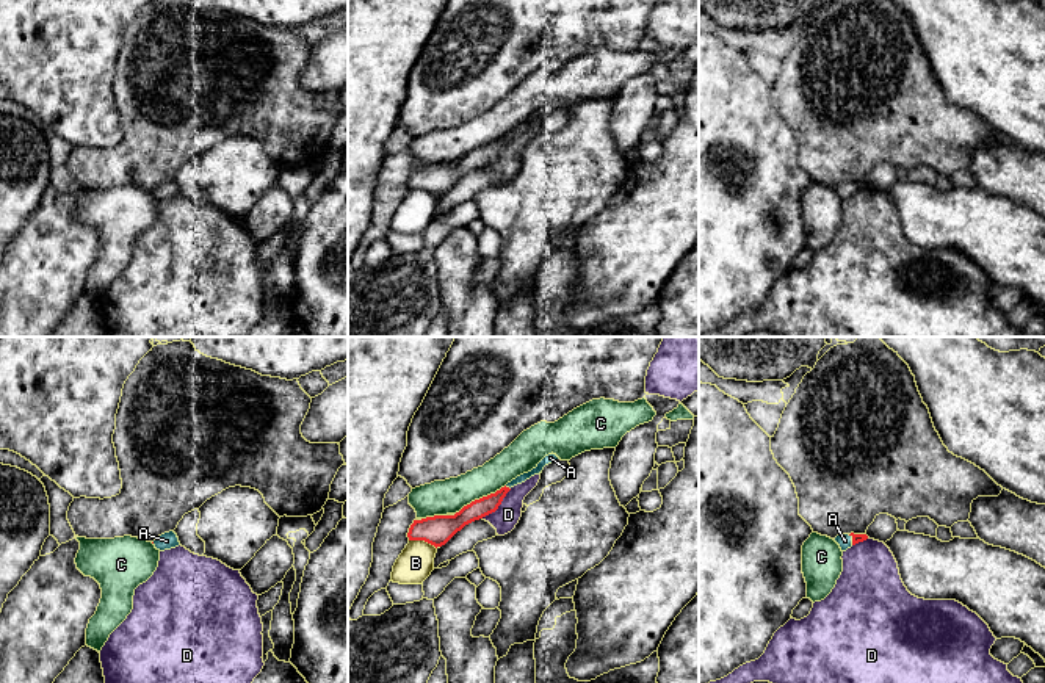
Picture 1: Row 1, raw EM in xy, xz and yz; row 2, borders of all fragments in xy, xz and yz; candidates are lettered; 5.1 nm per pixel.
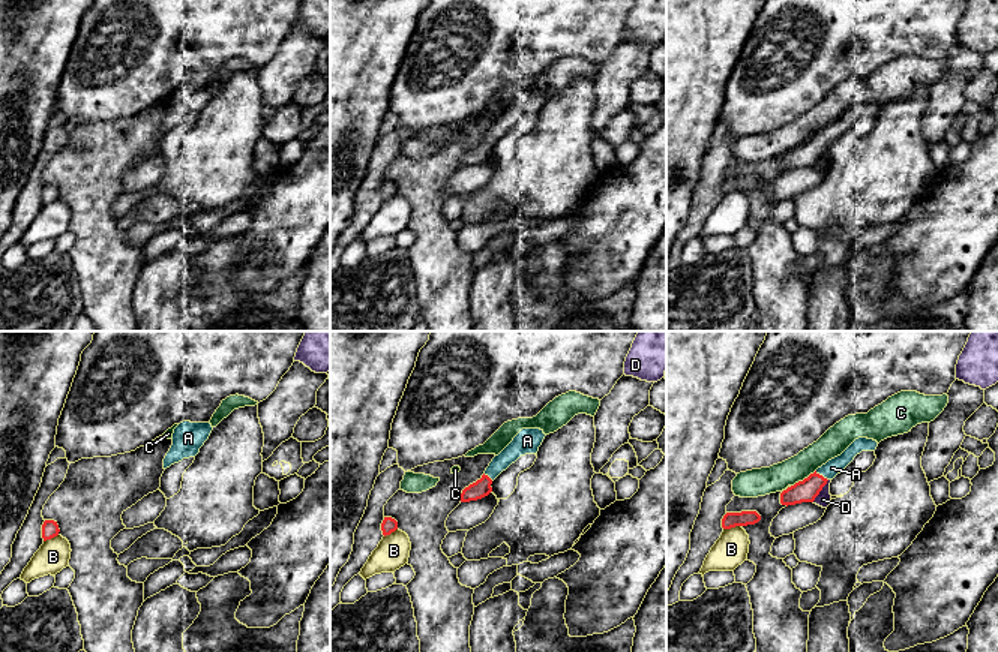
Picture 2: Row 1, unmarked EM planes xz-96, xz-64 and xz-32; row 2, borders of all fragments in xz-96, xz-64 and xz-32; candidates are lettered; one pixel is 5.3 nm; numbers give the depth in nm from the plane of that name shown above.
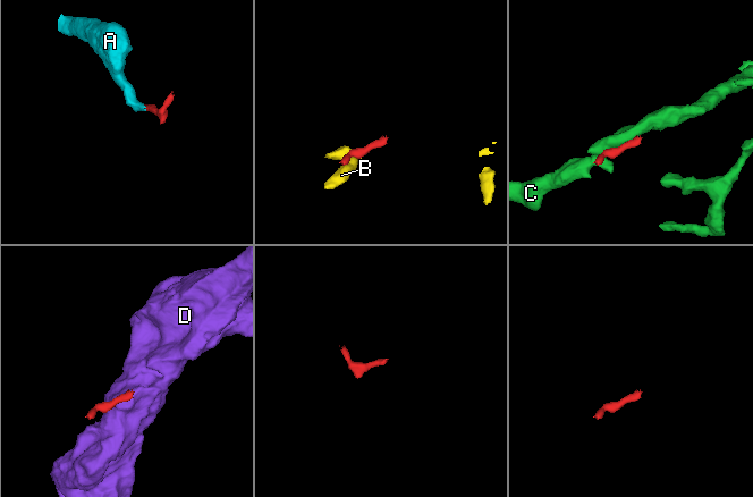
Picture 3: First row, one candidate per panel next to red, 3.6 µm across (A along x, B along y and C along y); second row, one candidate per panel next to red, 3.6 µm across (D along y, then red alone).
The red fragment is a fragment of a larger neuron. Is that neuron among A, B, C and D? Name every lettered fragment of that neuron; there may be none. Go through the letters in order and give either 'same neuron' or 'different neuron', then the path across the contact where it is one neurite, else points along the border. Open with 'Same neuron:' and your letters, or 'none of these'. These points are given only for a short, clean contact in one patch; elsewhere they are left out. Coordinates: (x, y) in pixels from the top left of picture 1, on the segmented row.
Same neuron: A
A: same neuron; way xz (477, 509), (489, 505), (508, 487), (535, 472), (547, 459)
B: different neuron
C: different neuron
D: different neuron; border xz (511, 489), (494, 511), (481, 517)

